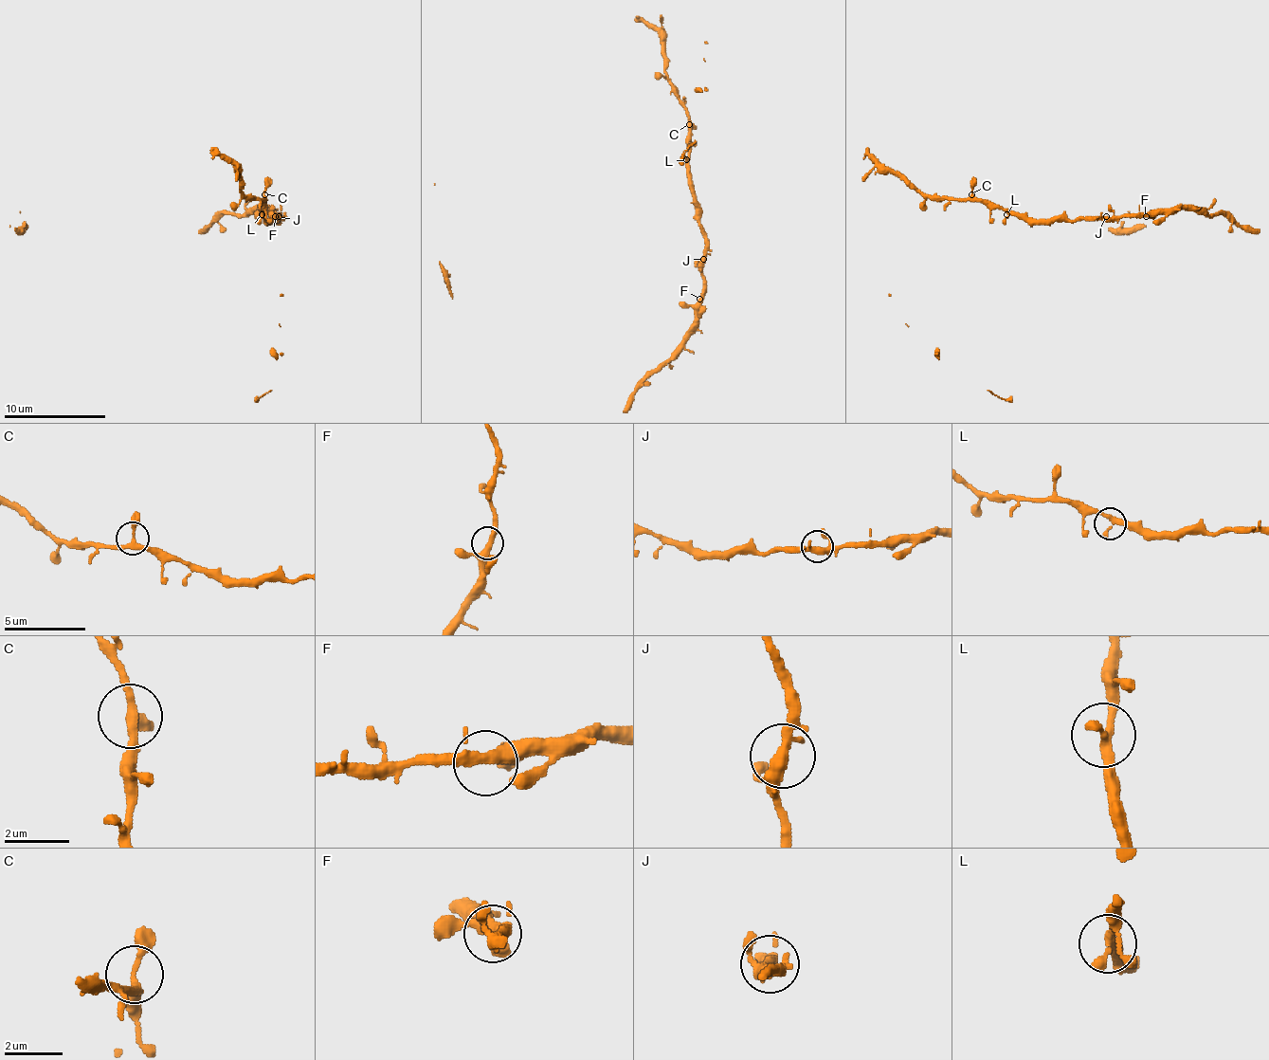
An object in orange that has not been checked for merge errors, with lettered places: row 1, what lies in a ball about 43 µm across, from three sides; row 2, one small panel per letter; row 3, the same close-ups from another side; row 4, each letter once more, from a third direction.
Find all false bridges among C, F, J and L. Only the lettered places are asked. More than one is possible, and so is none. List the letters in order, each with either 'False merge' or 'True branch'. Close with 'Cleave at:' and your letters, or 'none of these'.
C: True branch
F: True branch
J: True branch
L: True branch
Cleave at: none of these

